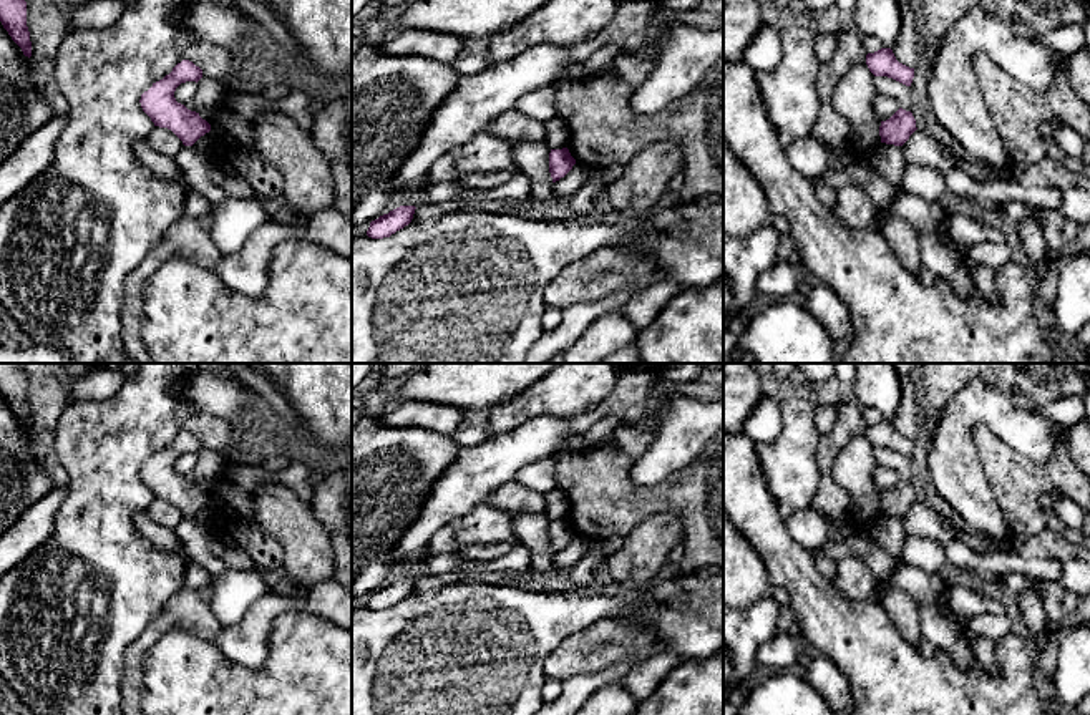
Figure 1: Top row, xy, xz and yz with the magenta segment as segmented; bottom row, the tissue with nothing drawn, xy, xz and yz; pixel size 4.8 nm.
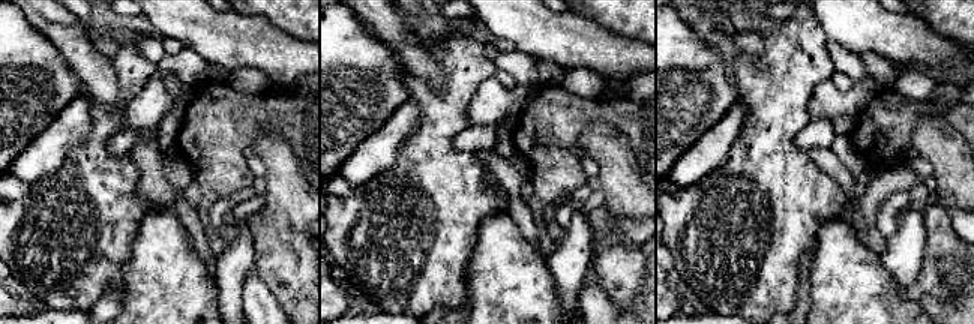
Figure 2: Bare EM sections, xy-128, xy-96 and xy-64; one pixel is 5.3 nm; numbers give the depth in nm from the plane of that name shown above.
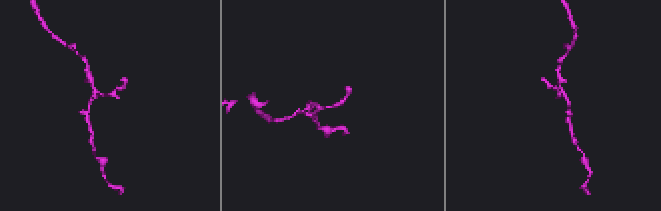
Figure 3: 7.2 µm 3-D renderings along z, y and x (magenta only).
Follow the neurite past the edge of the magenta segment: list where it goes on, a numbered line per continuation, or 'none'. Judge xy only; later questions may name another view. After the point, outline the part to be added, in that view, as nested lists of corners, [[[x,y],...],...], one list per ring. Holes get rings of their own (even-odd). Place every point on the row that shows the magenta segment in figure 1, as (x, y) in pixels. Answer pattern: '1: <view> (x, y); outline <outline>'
none

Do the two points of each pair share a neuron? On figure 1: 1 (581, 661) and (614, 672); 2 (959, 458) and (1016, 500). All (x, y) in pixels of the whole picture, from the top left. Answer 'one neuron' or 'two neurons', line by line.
1: two neurons
2: two neurons

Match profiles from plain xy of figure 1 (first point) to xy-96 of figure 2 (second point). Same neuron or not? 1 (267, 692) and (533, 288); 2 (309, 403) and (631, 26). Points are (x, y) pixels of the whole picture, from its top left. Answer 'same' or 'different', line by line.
1: same
2: same

